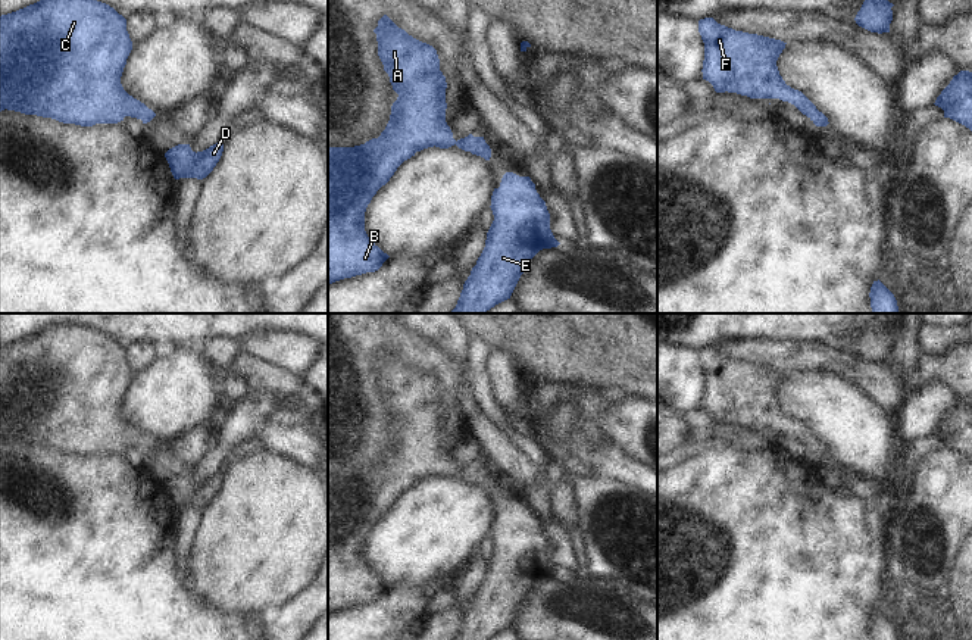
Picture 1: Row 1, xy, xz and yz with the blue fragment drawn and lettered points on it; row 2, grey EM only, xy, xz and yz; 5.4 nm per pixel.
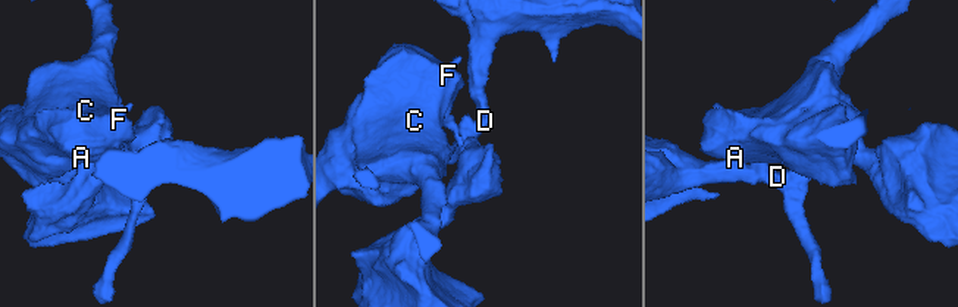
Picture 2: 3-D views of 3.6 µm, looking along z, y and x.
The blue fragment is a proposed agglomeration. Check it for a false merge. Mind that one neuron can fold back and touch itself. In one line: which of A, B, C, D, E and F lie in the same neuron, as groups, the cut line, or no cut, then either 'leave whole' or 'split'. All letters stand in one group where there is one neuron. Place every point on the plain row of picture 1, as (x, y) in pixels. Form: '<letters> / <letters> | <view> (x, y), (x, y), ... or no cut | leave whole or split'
A B C D E F | no cut | leave whole

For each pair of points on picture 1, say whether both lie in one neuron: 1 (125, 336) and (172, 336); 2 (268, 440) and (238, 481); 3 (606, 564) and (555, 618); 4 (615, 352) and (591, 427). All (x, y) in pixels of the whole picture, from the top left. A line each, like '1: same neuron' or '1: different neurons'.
1: same neuron
2: different neurons
3: different neurons
4: different neurons

